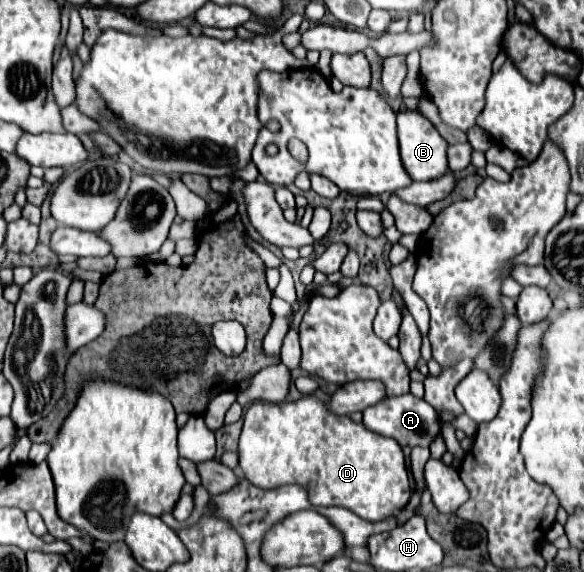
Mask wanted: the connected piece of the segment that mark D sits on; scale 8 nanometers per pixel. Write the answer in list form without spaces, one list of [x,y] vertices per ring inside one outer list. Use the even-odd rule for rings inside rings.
[[[303,396],[297,402],[281,404],[253,402],[245,412],[245,424],[239,440],[239,466],[253,486],[265,490],[285,484],[305,486],[313,506],[345,506],[371,522],[395,516],[411,500],[405,454],[397,440],[371,432],[363,424],[355,424],[349,416],[331,414],[327,410],[327,402],[315,396]]]

